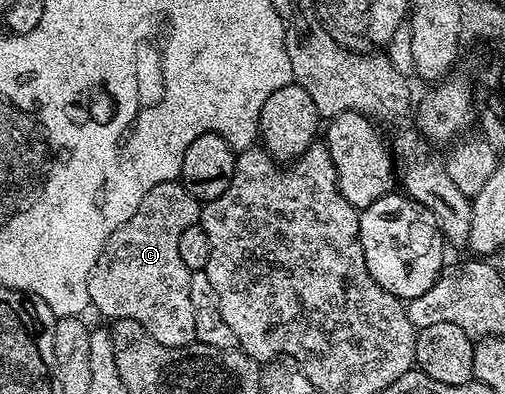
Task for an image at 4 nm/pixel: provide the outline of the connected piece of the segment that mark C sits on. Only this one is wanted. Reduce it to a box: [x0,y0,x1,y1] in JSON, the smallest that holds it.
[89,181,201,346]

